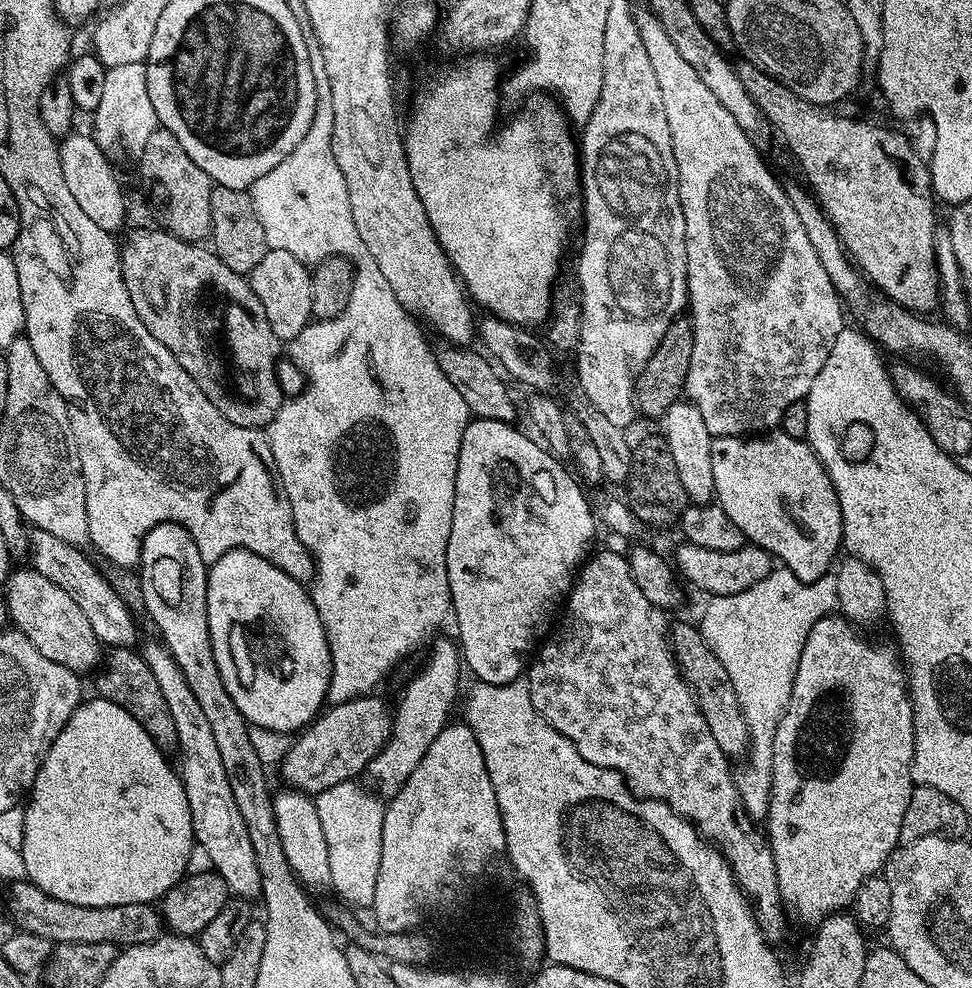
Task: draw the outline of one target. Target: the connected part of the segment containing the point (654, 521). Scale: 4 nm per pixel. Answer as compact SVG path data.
M663 435L648 436L639 445L638 443L632 449L632 465L626 485L626 503L631 508L632 513L640 519L641 525L652 528L664 528L667 524L674 526L681 523L681 516L685 508L690 504L686 489L682 487L682 478L678 478L678 469L674 466L674 457L670 454L670 446Z

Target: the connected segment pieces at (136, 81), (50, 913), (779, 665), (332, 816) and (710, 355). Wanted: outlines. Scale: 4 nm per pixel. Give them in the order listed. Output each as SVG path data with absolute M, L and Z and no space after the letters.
M133 62L128 66L114 66L108 69L106 83L102 89L102 102L98 102L94 119L94 139L101 148L112 150L115 144L121 144L132 158L139 157L142 146L146 146L146 138L150 138L150 134L154 134L158 126L146 86L146 70L143 63Z
M27 879L17 880L8 892L8 912L17 929L21 932L41 935L52 940L53 945L70 942L106 942L118 950L145 944L162 935L162 917L152 904L123 904L122 906L74 906L70 902L62 902L50 894L46 894Z
M776 566L762 582L750 586L750 590L733 596L714 596L707 602L702 623L704 637L710 650L718 654L718 662L726 666L726 674L730 674L730 682L734 682L734 694L738 694L748 723L748 765L735 773L736 788L749 817L764 818L772 797L774 734L790 702L802 646L810 630L814 630L824 616L837 611L838 582L835 575L829 574L807 584L789 568Z
M347 780L314 796L322 832L329 850L331 887L356 908L372 905L374 884L378 882L378 862L382 862L382 822L385 801L375 791L367 792L356 780Z
M647 6L635 9L638 34L642 34L642 46L646 46L646 54L650 57L650 66L654 69L654 78L658 78L658 90L662 90L662 110L666 110L666 122L670 126L670 146L676 163L676 192L680 195L680 213L686 226L686 258L688 259L688 303L692 333L694 334L694 354L690 354L690 370L686 374L684 390L687 399L698 406L706 430L710 430L713 438L718 436L747 436L767 434L781 423L788 406L803 401L807 397L810 386L814 386L814 378L820 376L822 366L826 366L830 350L835 346L838 334L846 327L845 309L842 307L840 295L834 290L826 270L822 270L822 262L818 262L818 254L814 254L814 246L810 246L810 238L794 206L790 206L790 198L784 192L784 184L772 177L770 169L764 165L761 149L752 145L750 138L734 122L734 118L726 111L726 106L714 98L714 94L682 53L674 47L674 42L662 30L662 22Z

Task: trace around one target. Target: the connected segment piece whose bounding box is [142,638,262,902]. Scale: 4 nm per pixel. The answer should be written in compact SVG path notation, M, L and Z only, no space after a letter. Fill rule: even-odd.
M159 639L146 641L142 655L162 689L166 706L170 706L170 718L174 718L176 748L180 752L178 773L190 806L195 843L199 851L201 848L208 855L212 863L209 865L224 879L224 885L233 897L249 902L259 901L262 893L260 871L254 862L254 846L250 846L246 822L242 822L242 814L238 814L238 802L234 802L230 781L226 778L226 770L222 766L222 757L218 755L218 746L214 743L214 733L210 731L206 713L202 711L202 706L198 706L198 698L194 698L186 678L182 678L182 670L178 670L174 658Z

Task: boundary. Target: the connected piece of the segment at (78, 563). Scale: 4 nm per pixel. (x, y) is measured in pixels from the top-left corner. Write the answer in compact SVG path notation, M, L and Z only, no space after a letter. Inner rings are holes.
M36 530L30 536L31 565L38 574L50 578L54 586L62 586L78 607L90 626L94 626L94 634L101 645L114 648L132 648L136 640L136 624L132 621L132 614L128 610L125 597L104 578L103 574L92 565L84 548L75 548L70 542L62 542L62 538L54 538L54 534Z

